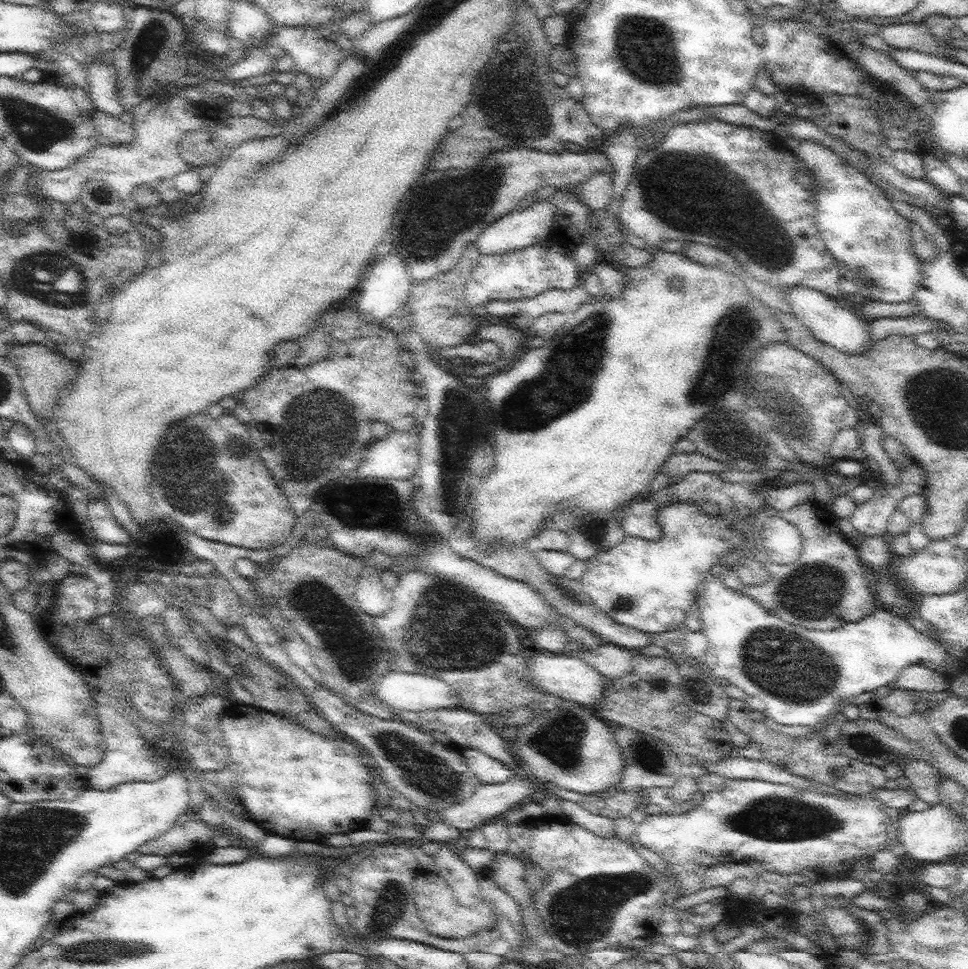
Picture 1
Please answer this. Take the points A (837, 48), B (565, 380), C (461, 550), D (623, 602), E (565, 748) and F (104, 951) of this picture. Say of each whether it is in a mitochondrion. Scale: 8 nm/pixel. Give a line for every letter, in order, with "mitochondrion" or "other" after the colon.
A: other
B: mitochondrion
C: other
D: mitochondrion
E: mitochondrion
F: mitochondrion

